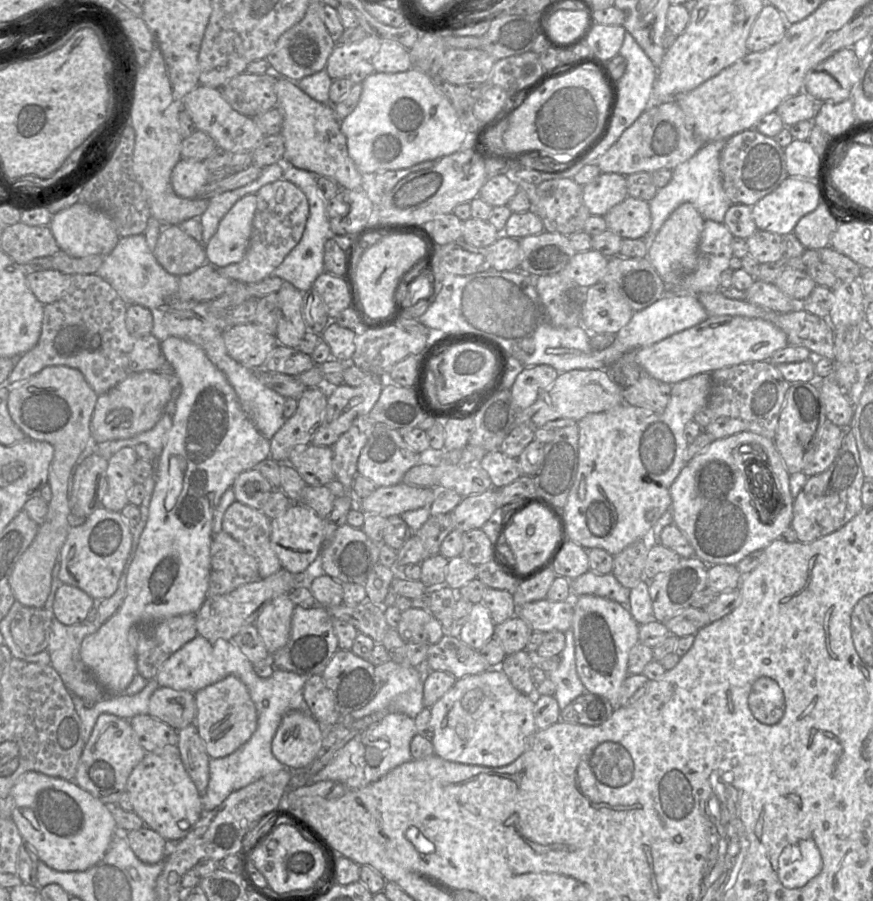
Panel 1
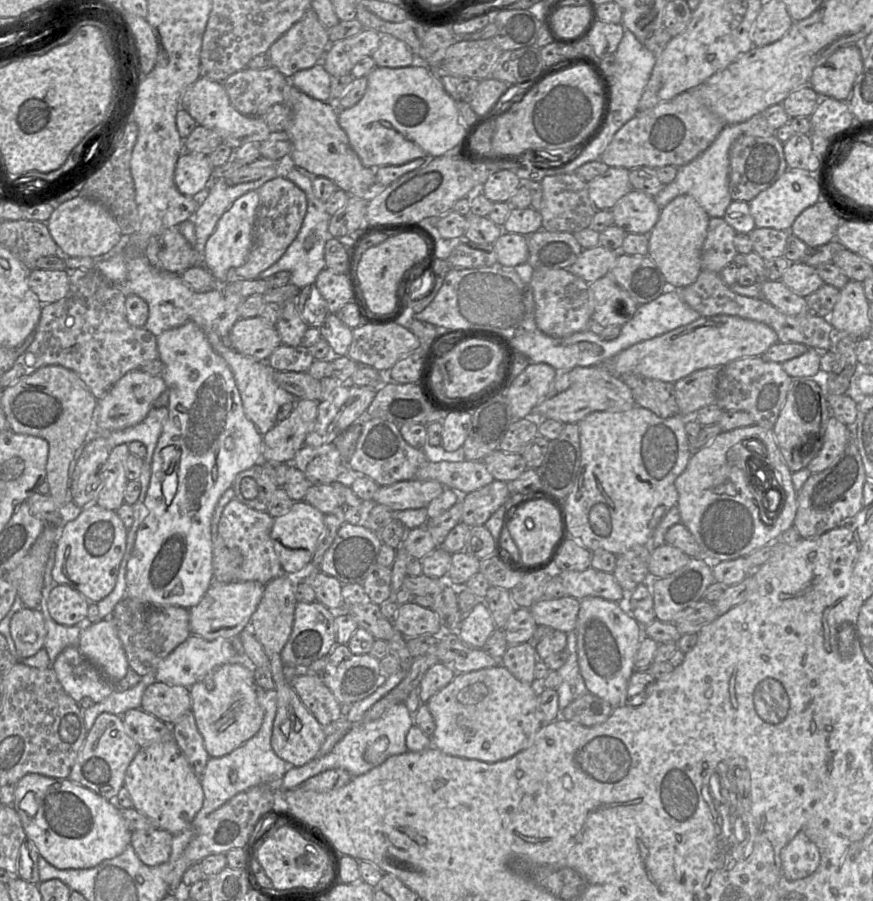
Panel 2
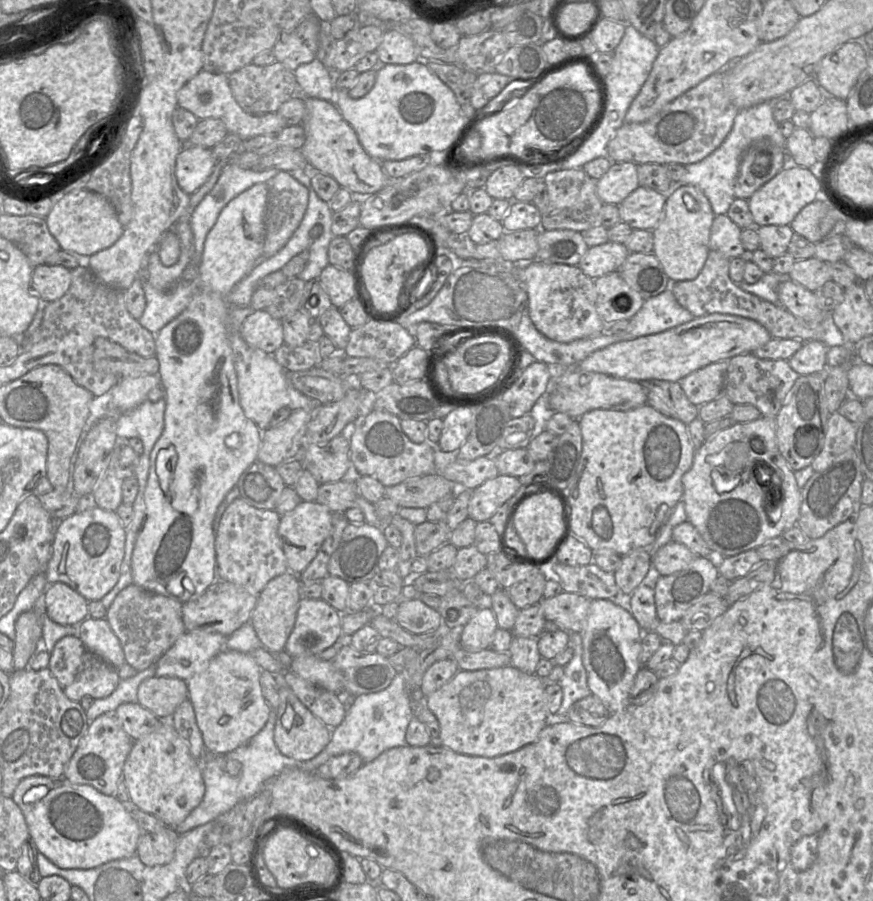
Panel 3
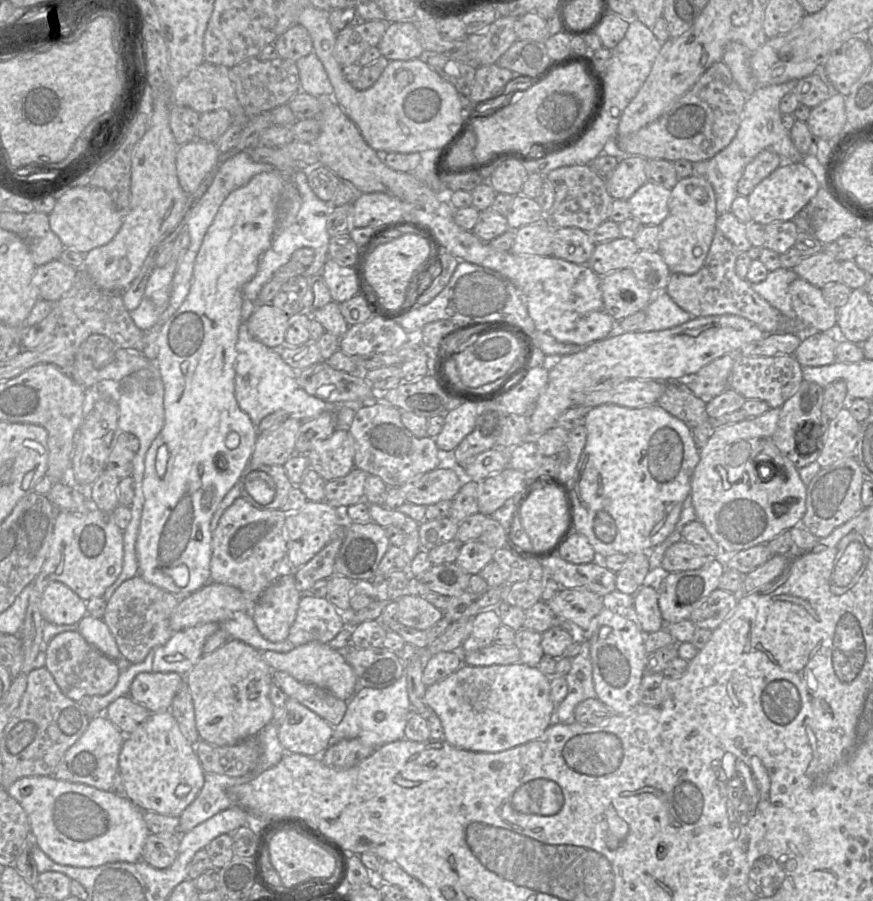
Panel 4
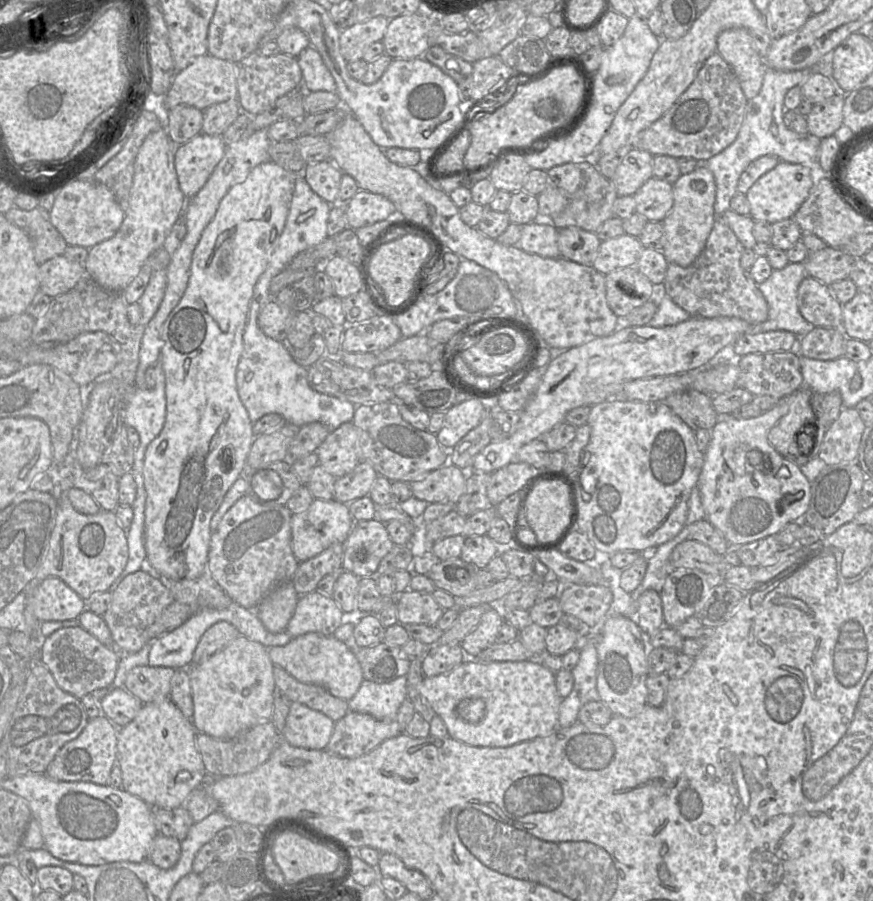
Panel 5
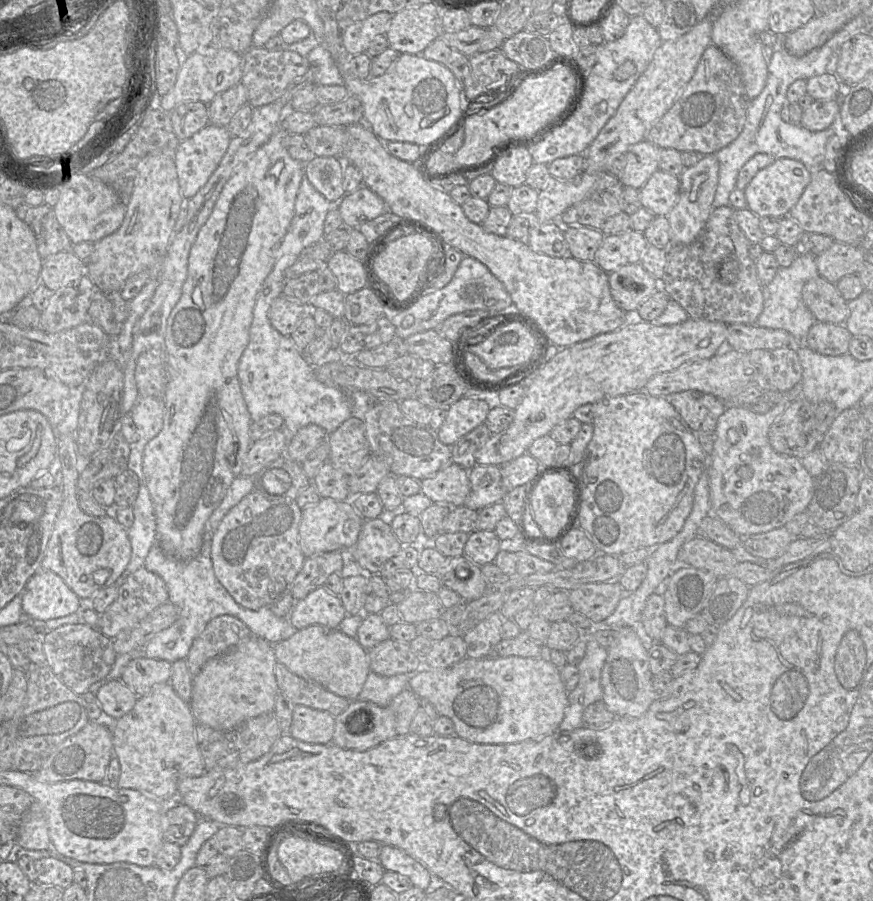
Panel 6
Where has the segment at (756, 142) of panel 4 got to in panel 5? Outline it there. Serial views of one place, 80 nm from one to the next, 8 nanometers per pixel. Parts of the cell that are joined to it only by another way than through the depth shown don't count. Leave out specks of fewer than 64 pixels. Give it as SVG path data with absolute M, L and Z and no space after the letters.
M770 67L766 68L762 87L759 93L752 99L747 101L746 111L743 118L742 125L738 132L736 139L725 149L718 154L712 156L706 161L699 161L703 163L714 175L716 182L716 195L714 202L714 211L716 216L722 216L727 210L730 209L730 201L732 197L738 193L737 184L738 180L746 169L746 167L756 160L757 158L765 155L771 155L777 157L780 161L801 164L806 166L814 166L816 171L816 162L818 160L819 147L821 138L813 136L811 134L800 135L786 126L783 122L783 114L786 110L784 107L784 98L788 90L792 87L801 86L812 75L815 68L806 68L802 70L782 71L776 70Z

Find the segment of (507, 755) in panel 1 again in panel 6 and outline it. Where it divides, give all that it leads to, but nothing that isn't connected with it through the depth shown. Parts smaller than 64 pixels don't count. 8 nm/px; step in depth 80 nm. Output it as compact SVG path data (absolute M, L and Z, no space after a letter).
M466 657L442 669L422 667L411 675L408 686L419 698L428 700L440 716L452 720L458 737L479 744L509 744L547 736L559 730L568 704L560 668L544 658Z

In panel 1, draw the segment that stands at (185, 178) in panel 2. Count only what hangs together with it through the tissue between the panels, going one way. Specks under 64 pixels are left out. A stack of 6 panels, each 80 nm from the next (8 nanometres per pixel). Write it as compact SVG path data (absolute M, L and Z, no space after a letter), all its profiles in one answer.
M181 158L171 173L174 192L183 198L196 198L208 183L208 172L203 161Z

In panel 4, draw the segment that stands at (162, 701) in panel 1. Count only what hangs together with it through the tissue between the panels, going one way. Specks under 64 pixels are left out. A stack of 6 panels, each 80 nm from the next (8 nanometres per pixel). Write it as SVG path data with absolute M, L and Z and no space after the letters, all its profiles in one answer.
M141 672L133 680L129 696L151 713L170 710L173 698L185 683L177 672Z

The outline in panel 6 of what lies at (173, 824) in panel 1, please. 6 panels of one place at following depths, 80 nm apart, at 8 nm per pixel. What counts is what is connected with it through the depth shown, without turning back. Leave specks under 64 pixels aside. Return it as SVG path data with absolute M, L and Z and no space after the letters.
M170 682L154 685L145 696L138 697L133 709L114 721L112 727L113 756L120 762L119 788L137 790L145 796L173 802L177 800L177 784L180 778L199 777L206 766L196 741L196 721L190 704L183 701Z

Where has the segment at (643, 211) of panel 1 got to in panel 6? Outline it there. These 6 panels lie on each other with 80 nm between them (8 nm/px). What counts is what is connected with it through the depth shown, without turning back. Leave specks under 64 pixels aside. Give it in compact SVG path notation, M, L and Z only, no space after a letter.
M658 169L640 188L642 207L655 216L667 216L674 207L680 190L680 178Z

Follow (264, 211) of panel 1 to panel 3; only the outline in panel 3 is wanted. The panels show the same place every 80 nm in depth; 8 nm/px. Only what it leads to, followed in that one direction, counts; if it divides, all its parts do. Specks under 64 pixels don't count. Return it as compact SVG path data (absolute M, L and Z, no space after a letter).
M288 171L278 173L267 182L268 197L264 215L265 239L262 255L258 262L264 261L275 255L289 241L300 225L308 205L308 190L296 180Z

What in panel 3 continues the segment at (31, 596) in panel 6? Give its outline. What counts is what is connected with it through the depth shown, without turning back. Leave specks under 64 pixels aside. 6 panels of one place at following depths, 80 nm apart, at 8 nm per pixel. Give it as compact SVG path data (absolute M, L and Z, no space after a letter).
M65 583L48 585L43 597L44 613L57 624L78 626L89 617L89 601Z

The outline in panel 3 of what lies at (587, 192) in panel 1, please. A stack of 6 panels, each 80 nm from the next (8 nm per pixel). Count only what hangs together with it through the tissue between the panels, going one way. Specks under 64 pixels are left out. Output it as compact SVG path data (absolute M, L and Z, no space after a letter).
M613 162L609 170L597 180L597 194L603 204L619 205L638 188L638 164Z

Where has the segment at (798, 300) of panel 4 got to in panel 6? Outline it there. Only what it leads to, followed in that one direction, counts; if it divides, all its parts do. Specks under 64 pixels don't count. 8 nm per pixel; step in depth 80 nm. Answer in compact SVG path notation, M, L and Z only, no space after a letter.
M817 276L804 285L802 298L816 322L844 325L848 317L848 301L842 297L836 284Z

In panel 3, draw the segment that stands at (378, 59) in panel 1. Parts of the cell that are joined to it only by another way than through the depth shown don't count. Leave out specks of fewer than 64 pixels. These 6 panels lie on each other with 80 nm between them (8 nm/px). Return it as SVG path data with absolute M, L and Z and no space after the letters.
M387 30L375 50L380 65L411 64L418 60L418 49L413 40L396 30Z

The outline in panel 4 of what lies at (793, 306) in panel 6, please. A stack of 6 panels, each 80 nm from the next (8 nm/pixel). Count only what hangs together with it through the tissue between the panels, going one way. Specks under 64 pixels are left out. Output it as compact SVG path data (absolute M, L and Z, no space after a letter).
M779 268L769 272L762 282L750 283L750 286L785 317L796 319L789 294L789 285L797 278L798 275L793 269Z

